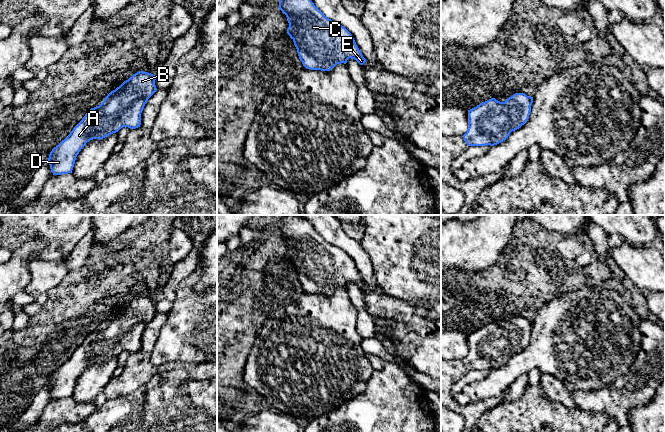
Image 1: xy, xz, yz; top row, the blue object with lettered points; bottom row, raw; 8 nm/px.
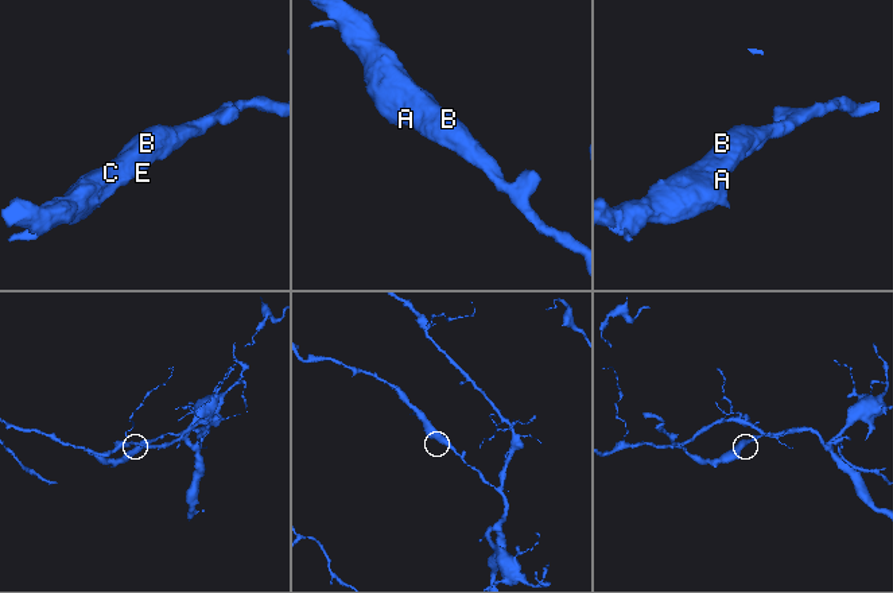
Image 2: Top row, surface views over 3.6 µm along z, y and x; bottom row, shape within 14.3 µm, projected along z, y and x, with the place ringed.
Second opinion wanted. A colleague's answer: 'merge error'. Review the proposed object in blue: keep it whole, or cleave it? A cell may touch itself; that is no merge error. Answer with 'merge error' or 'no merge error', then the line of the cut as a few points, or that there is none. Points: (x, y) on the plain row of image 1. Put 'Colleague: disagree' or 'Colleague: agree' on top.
Colleague: disagree
no merge error | no cut

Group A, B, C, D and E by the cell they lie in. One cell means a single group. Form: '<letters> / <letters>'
A B C D E

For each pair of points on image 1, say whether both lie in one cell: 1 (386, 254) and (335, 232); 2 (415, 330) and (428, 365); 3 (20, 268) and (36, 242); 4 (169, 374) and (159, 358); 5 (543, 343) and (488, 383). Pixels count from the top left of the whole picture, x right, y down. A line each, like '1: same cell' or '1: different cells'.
1: different cells
2: same cell
3: same cell
4: different cells
5: same cell

